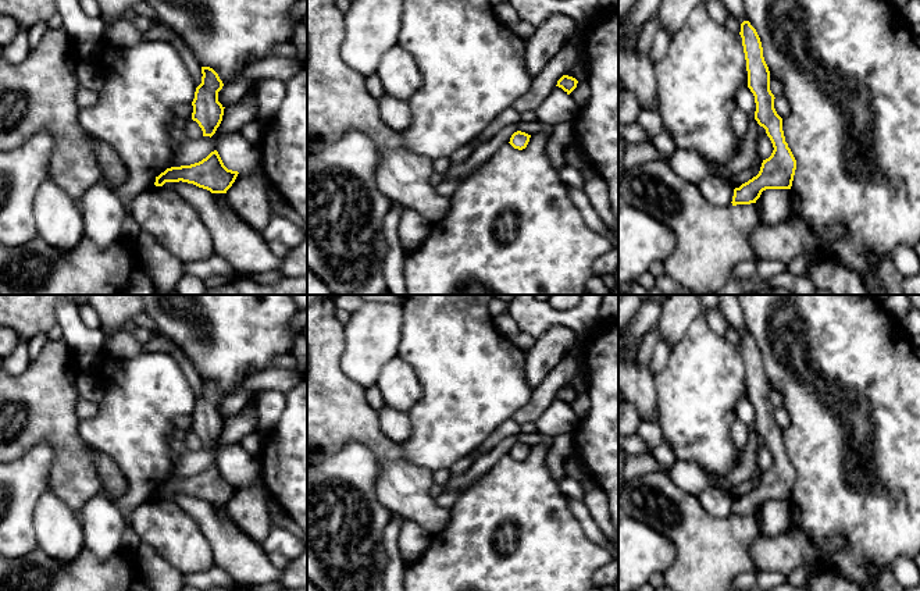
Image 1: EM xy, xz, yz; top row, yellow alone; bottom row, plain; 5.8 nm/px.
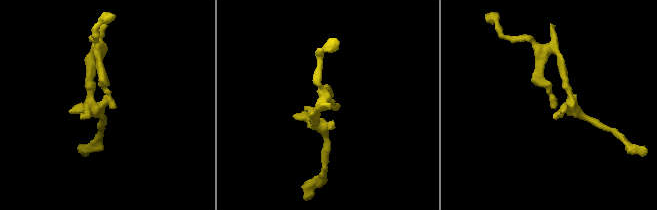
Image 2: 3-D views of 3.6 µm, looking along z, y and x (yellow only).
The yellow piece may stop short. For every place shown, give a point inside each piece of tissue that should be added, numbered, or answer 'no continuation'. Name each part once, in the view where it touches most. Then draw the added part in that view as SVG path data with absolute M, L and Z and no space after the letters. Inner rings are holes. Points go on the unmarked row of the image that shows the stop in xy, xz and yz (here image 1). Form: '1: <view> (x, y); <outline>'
no continuation

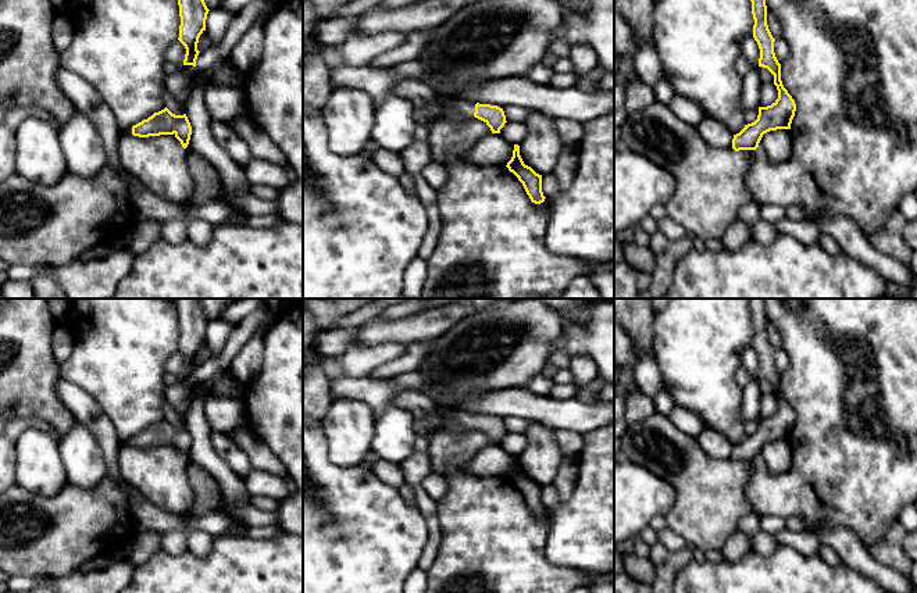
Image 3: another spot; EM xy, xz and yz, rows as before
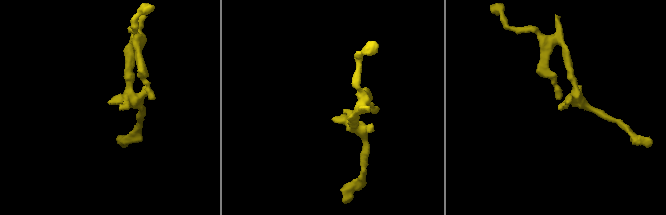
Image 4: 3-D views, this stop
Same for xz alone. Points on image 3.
1: xz (457, 421); M454 410L449 412L433 429L431 433L440 431L453 431L453 432L471 432L478 431L474 428L475 415L461 410Z

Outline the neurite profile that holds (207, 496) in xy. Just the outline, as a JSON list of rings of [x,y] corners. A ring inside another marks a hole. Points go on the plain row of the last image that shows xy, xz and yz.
[[[183,460],[183,465],[195,494],[195,501],[188,515],[203,515],[215,510],[221,503],[221,490],[217,479],[189,460]]]

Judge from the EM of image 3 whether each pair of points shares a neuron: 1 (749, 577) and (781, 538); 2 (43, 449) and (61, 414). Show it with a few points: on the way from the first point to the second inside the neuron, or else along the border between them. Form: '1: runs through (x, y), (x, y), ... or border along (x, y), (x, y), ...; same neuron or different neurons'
1: border along (778, 543), (788, 545), (809, 556); different neurons
2: border along (75, 420), (57, 439), (52, 435); different neurons

